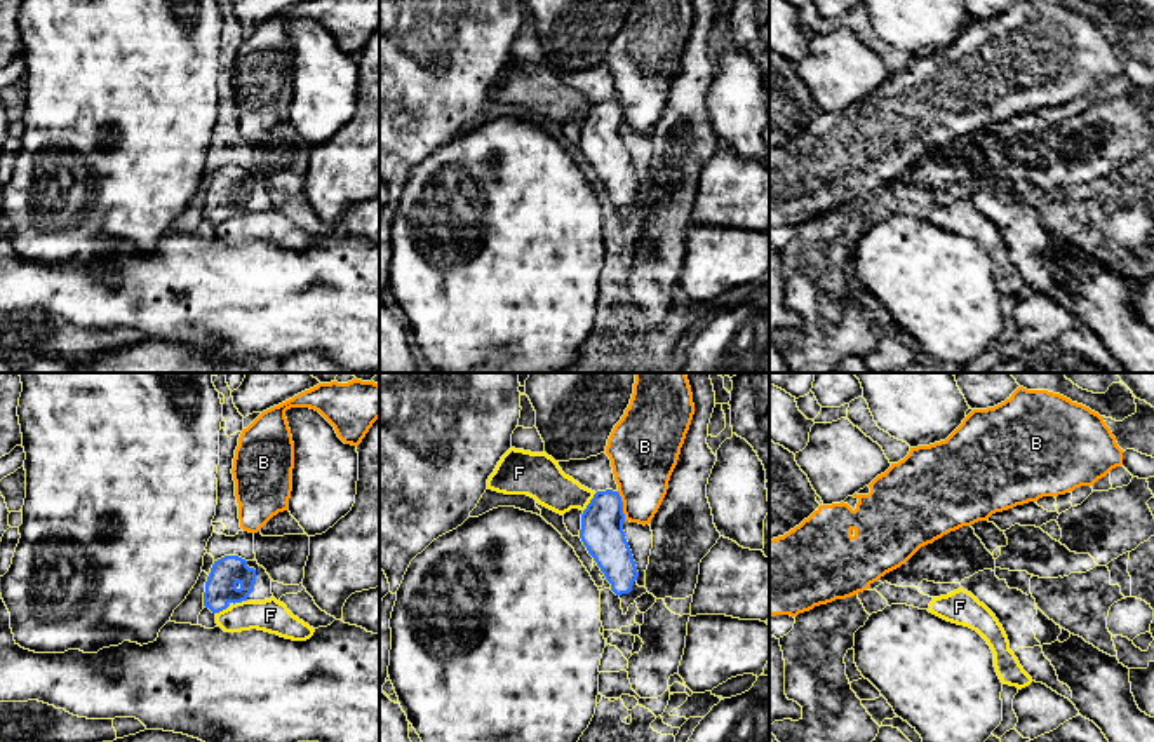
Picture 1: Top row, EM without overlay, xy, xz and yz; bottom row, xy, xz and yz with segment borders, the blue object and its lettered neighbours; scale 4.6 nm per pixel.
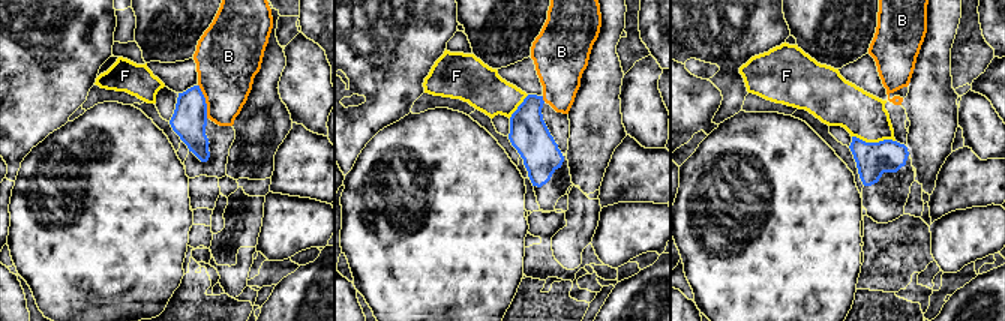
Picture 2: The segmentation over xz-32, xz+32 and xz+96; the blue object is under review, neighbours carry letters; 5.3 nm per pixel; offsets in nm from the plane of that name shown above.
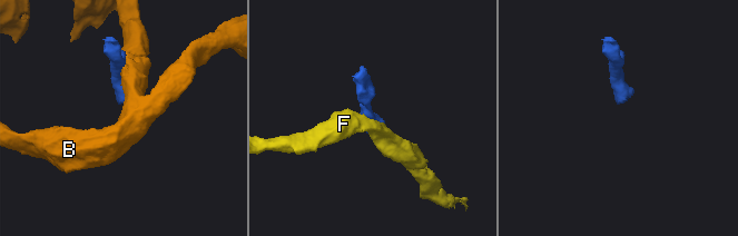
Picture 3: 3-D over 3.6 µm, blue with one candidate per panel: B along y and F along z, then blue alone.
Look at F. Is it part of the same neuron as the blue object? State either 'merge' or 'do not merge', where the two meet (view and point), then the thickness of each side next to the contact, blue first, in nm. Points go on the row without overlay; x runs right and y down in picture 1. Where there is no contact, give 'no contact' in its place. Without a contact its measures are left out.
do not merge | xz (590, 112) | 200/190 nm

